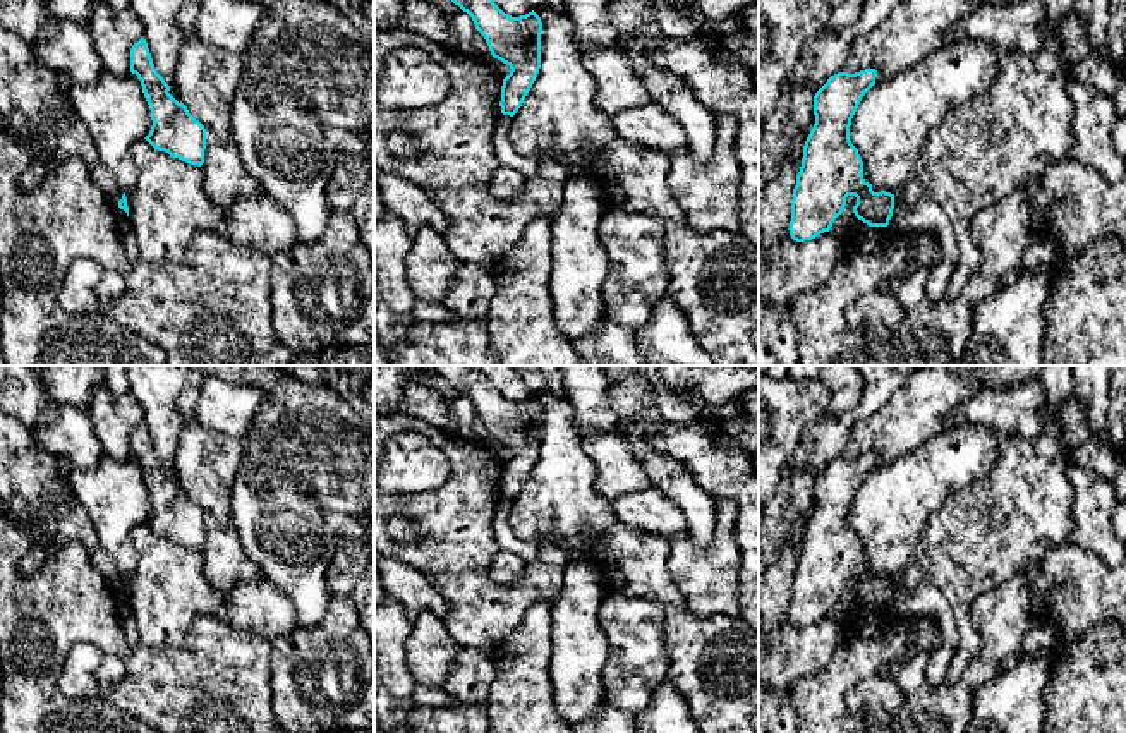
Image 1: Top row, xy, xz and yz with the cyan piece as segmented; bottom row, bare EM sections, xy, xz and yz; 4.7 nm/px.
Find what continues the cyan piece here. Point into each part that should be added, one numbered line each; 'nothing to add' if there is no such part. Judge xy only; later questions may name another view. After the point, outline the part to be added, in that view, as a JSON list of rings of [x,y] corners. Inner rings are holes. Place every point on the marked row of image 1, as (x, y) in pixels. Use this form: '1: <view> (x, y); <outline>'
nothing to add

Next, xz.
nothing to add

